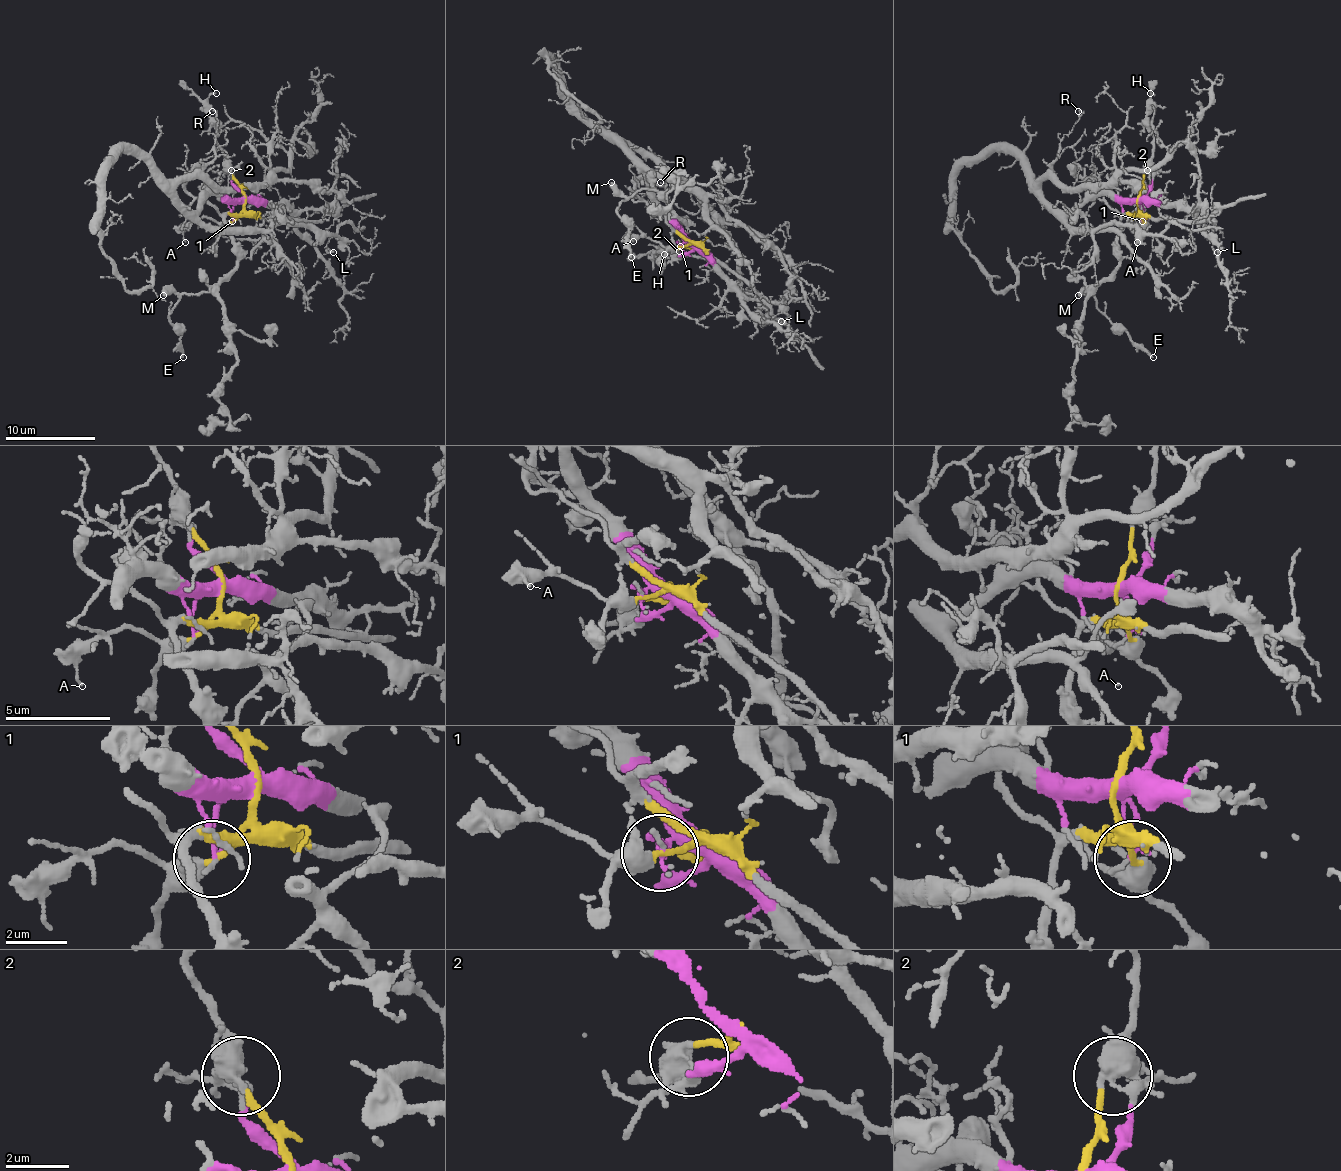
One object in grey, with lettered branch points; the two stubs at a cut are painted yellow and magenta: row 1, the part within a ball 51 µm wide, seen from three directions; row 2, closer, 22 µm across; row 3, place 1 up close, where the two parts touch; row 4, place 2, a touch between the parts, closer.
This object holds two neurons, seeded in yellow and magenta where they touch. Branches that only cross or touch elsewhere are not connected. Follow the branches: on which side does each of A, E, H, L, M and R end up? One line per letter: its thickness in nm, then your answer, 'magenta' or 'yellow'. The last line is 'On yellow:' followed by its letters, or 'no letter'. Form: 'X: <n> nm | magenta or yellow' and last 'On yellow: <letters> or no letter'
A: 100 nm | yellow
E: 170 nm | yellow
H: 150 nm | yellow
L: 170 nm | magenta
M: 440 nm | yellow
R: 80 nm | magenta
On yellow: A, E, H, M

